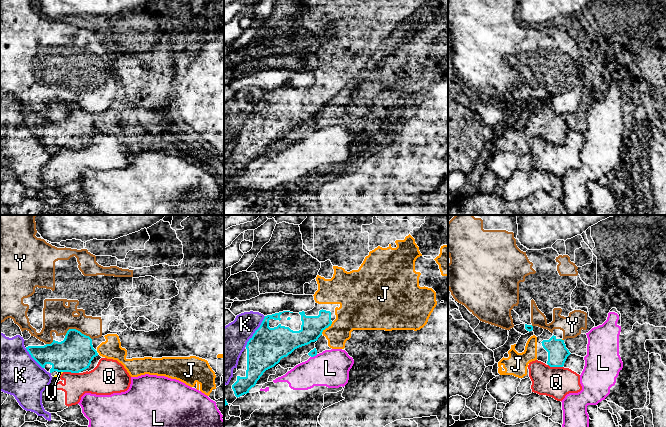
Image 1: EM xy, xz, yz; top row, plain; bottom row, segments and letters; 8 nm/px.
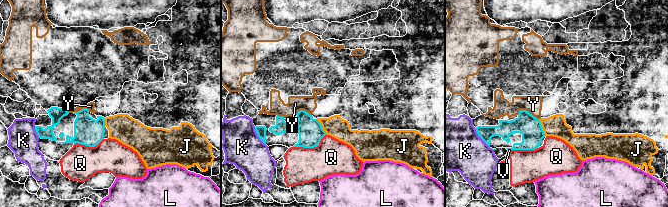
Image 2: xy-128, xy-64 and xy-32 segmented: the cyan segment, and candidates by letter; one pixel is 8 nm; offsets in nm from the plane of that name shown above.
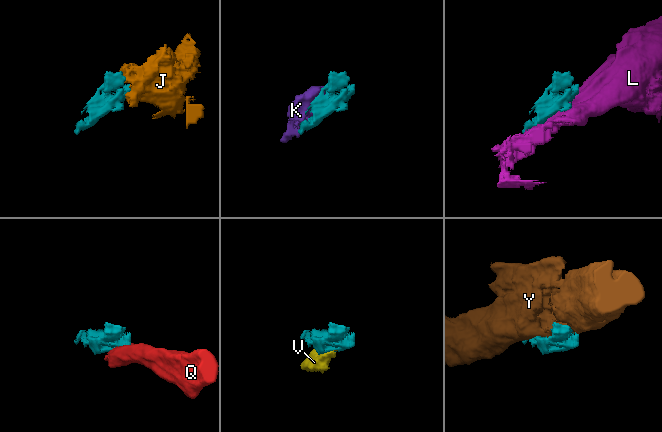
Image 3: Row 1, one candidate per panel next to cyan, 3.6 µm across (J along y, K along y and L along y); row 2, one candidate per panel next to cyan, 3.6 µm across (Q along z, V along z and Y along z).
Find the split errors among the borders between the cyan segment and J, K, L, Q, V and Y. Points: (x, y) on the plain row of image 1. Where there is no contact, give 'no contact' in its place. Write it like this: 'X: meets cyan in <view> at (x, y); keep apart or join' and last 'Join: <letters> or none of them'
J: meets cyan in xz at (326, 103); join
K: meets cyan in xz at (255, 107); keep apart
L: meets cyan in xz at (314, 131); keep apart
Q: meets cyan in xy at (71, 148); keep apart
V: meets cyan in xy at (60, 147); keep apart
Y: meets cyan in xy at (77, 106); keep apart
Join: J

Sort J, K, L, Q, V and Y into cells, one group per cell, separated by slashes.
J / K / L / Q V / Y

